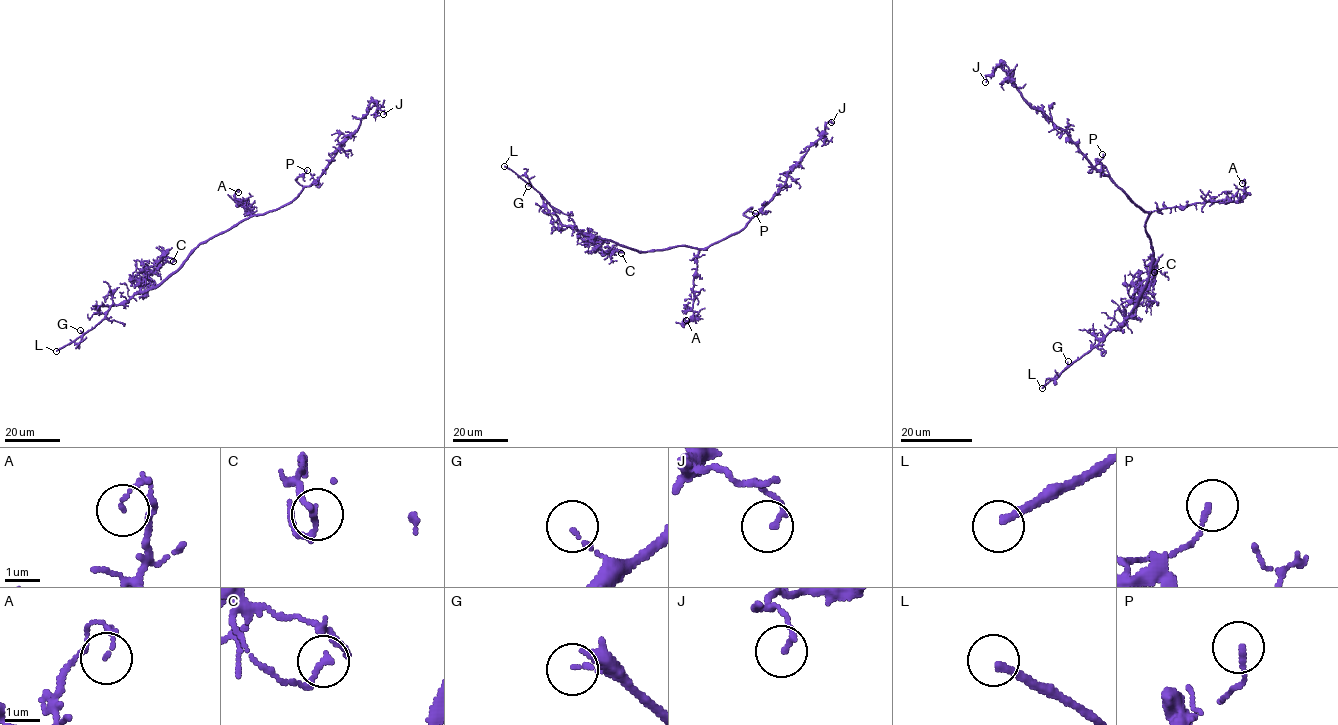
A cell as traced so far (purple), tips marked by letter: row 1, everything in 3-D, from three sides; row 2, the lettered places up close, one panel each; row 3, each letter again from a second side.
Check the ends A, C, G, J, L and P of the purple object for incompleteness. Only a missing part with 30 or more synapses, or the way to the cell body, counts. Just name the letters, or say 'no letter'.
L

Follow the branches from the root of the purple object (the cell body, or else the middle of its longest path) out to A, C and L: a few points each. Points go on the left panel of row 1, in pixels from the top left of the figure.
A: (237, 225), (251, 215), (234, 197), (238, 189), (238, 192)
C: (237, 225), (202, 242), (176, 270), (155, 286), (155, 282), (146, 276), (165, 255), (173, 261)
L: (237, 225), (202, 242), (160, 283), (112, 305), (93, 327), (56, 351)

